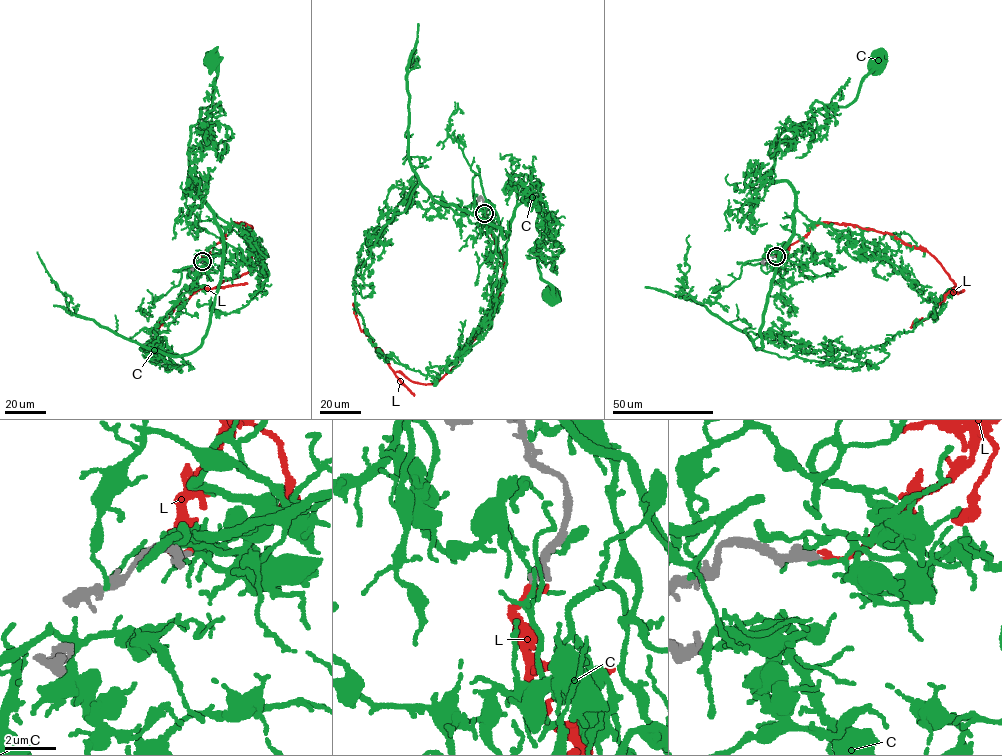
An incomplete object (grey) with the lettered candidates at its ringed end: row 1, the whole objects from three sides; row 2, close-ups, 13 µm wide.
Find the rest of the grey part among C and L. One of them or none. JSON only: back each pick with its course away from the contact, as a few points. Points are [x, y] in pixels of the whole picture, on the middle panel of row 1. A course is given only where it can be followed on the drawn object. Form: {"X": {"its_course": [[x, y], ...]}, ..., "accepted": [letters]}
{"L": {"its_course": [[484, 213], [503, 258], [500, 294], [491, 322], [440, 379], [422, 384], [393, 371], [361, 331], [353, 303]]}, "accepted": ["L"]}

